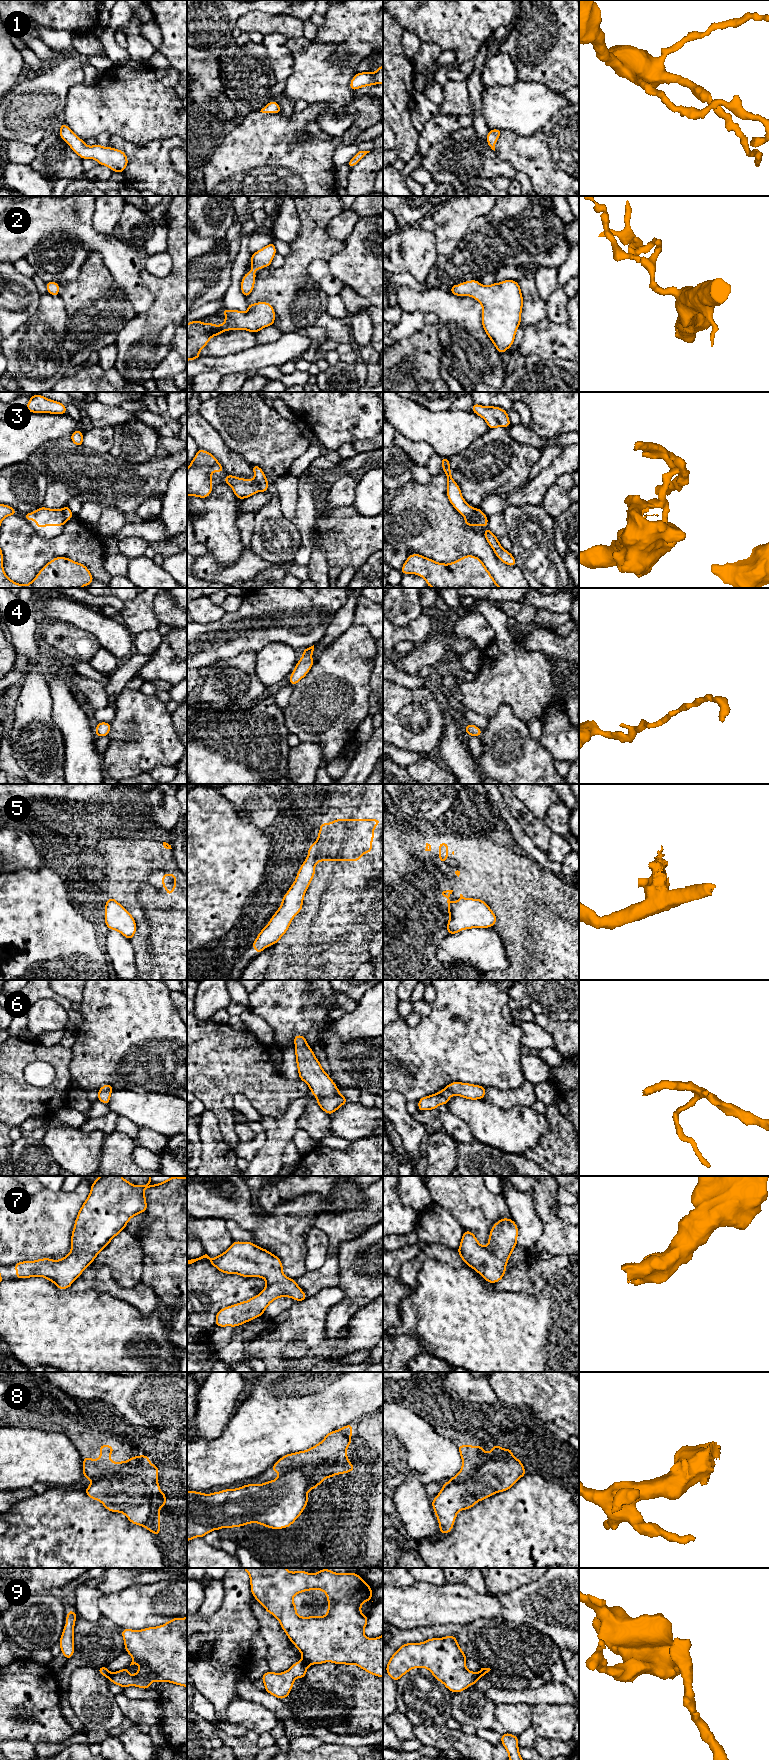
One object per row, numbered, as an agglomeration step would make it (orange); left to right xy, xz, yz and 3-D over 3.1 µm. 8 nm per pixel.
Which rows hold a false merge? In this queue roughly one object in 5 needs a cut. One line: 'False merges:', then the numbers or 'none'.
False merges: 3, 9

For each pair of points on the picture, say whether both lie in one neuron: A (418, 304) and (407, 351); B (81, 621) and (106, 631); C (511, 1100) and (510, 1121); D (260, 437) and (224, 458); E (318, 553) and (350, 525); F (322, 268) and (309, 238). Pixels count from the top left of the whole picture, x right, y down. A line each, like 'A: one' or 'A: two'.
A: two
B: one
C: two
D: two
E: two
F: two

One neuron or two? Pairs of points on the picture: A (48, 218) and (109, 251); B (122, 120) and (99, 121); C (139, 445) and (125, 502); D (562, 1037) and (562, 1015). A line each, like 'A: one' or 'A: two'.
A: one
B: one
C: two
D: two

